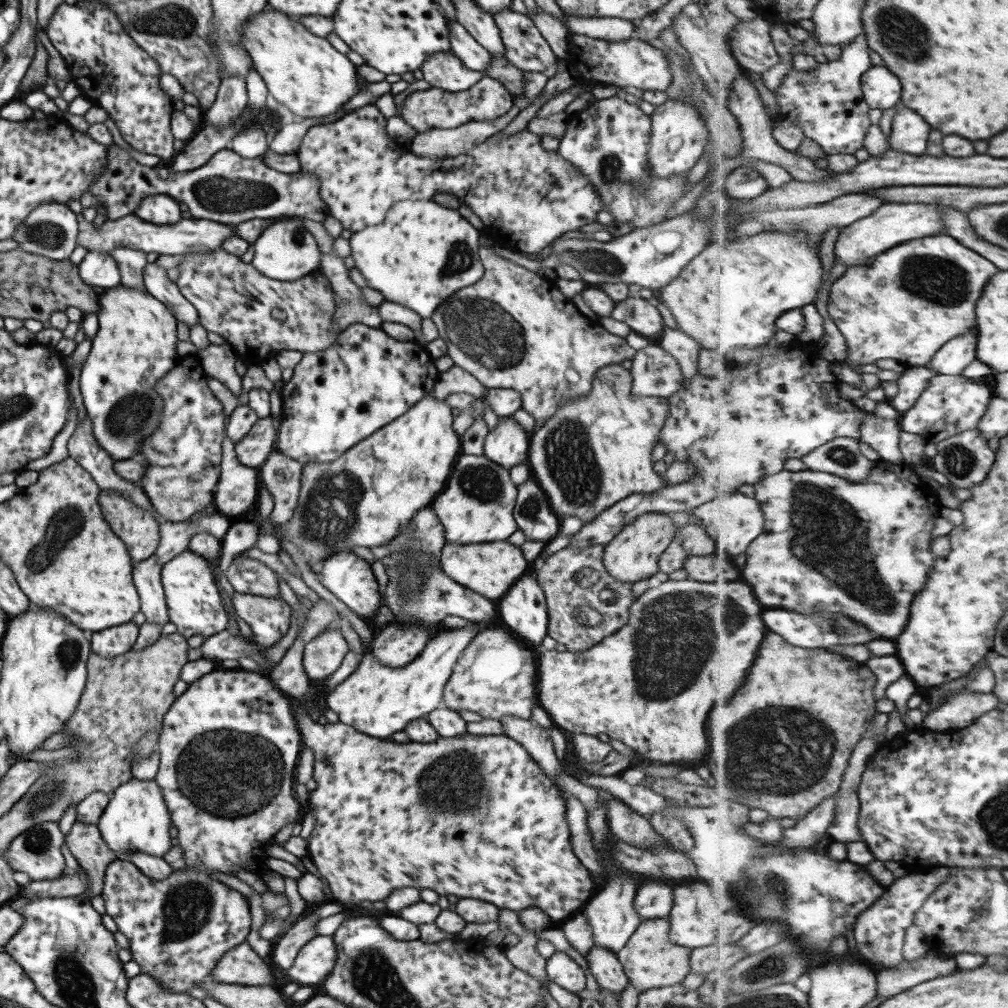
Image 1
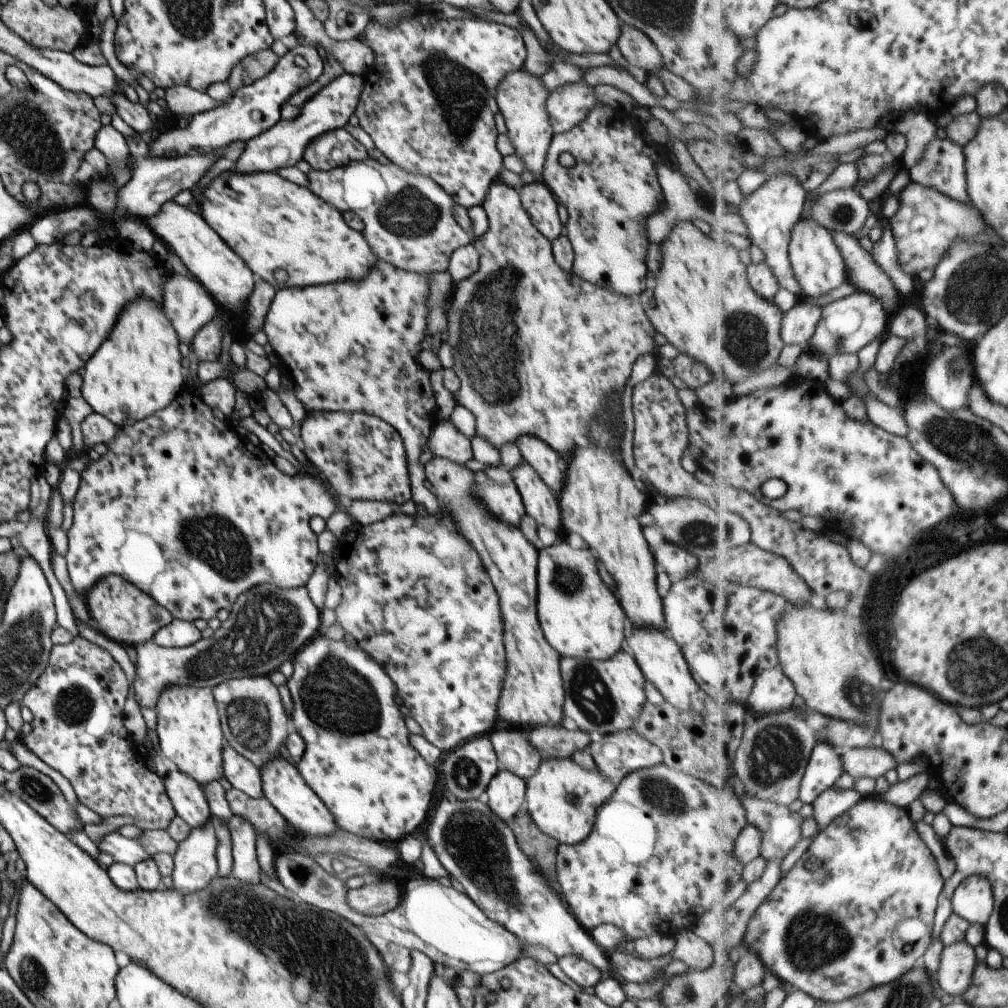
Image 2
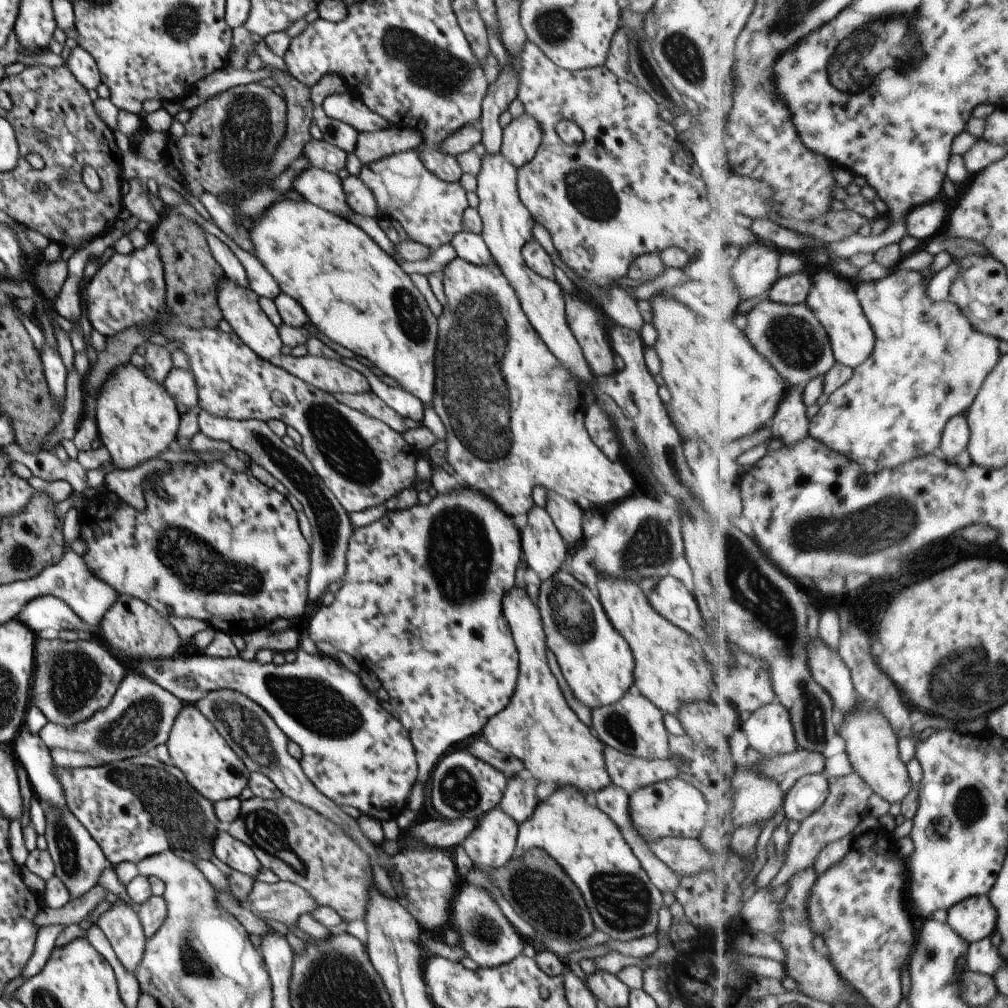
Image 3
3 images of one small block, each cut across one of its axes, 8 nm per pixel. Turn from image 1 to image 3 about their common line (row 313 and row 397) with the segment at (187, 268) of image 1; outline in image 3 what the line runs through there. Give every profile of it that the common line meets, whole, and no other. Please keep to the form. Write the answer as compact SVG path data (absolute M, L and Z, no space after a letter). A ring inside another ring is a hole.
M161 323L156 332L164 337L165 341L177 342L177 349L185 356L188 363L188 372L194 379L196 398L198 401L198 408L201 411L207 412L215 417L224 417L227 419L234 419L235 421L241 421L246 419L256 419L257 421L269 421L270 419L281 421L285 427L290 426L297 431L297 434L301 437L301 453L307 458L307 461L311 464L315 475L323 482L323 485L331 492L331 495L337 500L337 503L343 508L343 511L347 514L363 511L373 506L383 505L385 501L392 496L398 494L402 490L411 489L414 486L416 478L414 472L414 463L417 460L417 451L405 442L401 438L400 434L388 428L383 422L376 420L375 418L364 416L362 413L356 412L343 404L340 404L332 395L327 392L318 390L305 382L299 380L295 376L288 374L285 370L271 365L269 362L262 360L259 356L256 356L248 346L242 344L239 338L235 336L233 332L221 332L217 327L209 329L202 327L199 329L193 329L187 327L184 323Z

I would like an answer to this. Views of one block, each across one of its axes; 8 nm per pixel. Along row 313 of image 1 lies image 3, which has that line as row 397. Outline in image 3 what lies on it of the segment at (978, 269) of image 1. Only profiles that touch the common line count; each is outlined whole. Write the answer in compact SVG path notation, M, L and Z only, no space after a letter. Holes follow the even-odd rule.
M830 258L832 268L840 275L847 277L857 284L859 301L862 302L862 308L867 310L867 319L871 327L877 344L874 349L874 355L859 367L854 369L854 376L842 388L839 388L833 395L829 396L827 402L821 406L819 412L810 420L810 436L823 442L830 450L842 453L845 457L850 457L851 461L857 461L865 473L877 473L886 469L893 469L916 460L919 457L936 454L939 452L940 444L946 433L948 424L958 415L967 414L971 406L978 399L979 392L982 391L983 384L986 383L987 376L998 367L1002 360L1002 341L999 338L980 332L974 328L969 321L968 315L953 301L933 302L927 296L927 282L921 272L907 272L907 270L897 270L889 278L883 278L873 282L861 282L857 280L857 274L861 272L859 268L849 262L849 258Z

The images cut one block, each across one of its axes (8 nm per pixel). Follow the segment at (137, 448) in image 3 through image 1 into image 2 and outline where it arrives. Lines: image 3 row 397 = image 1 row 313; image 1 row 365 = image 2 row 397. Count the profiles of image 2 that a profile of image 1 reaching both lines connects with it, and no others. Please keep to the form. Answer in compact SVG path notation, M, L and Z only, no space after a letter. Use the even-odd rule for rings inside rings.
M147 298L133 300L121 308L107 338L101 342L97 352L79 371L81 398L87 402L93 413L103 416L115 426L131 426L153 412L165 408L185 388L185 373L180 364L179 342L171 322L163 314L162 304L157 304Z

